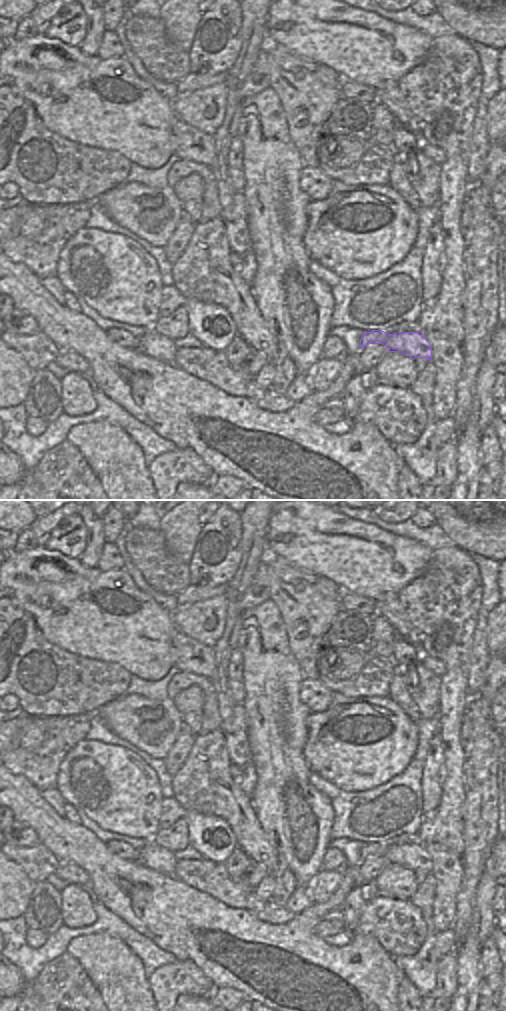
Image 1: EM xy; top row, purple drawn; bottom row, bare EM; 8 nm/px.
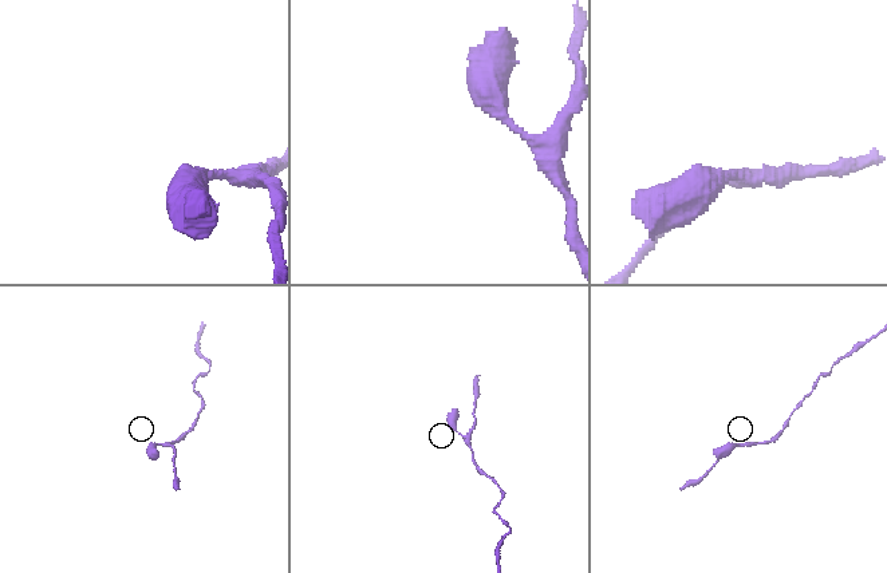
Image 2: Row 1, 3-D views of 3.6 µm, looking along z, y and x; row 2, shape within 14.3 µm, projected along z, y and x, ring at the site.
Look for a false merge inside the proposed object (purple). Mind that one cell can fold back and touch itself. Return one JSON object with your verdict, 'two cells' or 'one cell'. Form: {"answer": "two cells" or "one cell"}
{"answer": "one cell"}

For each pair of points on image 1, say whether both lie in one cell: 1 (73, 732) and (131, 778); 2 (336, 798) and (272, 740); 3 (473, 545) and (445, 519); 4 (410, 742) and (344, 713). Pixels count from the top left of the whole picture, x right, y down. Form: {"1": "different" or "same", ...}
{"1": "different", "2": "different", "3": "same", "4": "same"}

